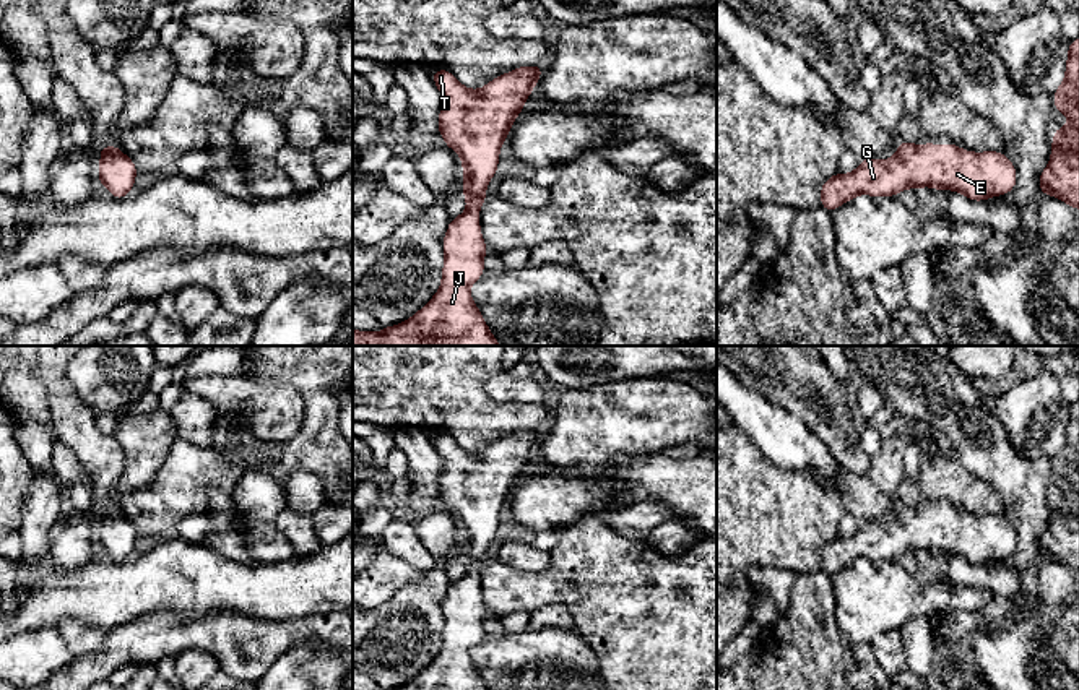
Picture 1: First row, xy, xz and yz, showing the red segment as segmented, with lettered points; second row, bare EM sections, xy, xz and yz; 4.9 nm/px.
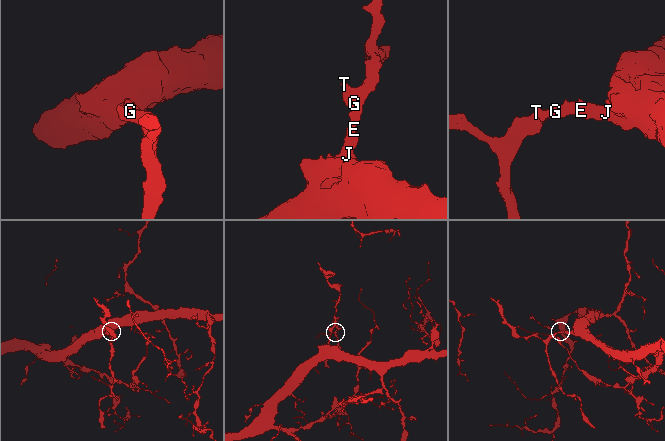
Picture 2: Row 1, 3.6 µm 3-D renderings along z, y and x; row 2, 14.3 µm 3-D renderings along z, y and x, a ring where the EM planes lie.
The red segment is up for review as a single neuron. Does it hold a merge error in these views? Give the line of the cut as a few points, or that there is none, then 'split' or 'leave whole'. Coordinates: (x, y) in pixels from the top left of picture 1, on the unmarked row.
no cut; leave whole

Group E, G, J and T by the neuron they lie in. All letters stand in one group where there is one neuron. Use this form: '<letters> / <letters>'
E G J T

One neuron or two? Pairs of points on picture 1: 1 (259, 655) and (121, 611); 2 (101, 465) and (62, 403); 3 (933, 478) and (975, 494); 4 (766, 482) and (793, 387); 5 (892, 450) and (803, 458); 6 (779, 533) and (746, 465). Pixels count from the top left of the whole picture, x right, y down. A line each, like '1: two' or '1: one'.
1: two
2: one
3: one
4: two
5: two
6: one

